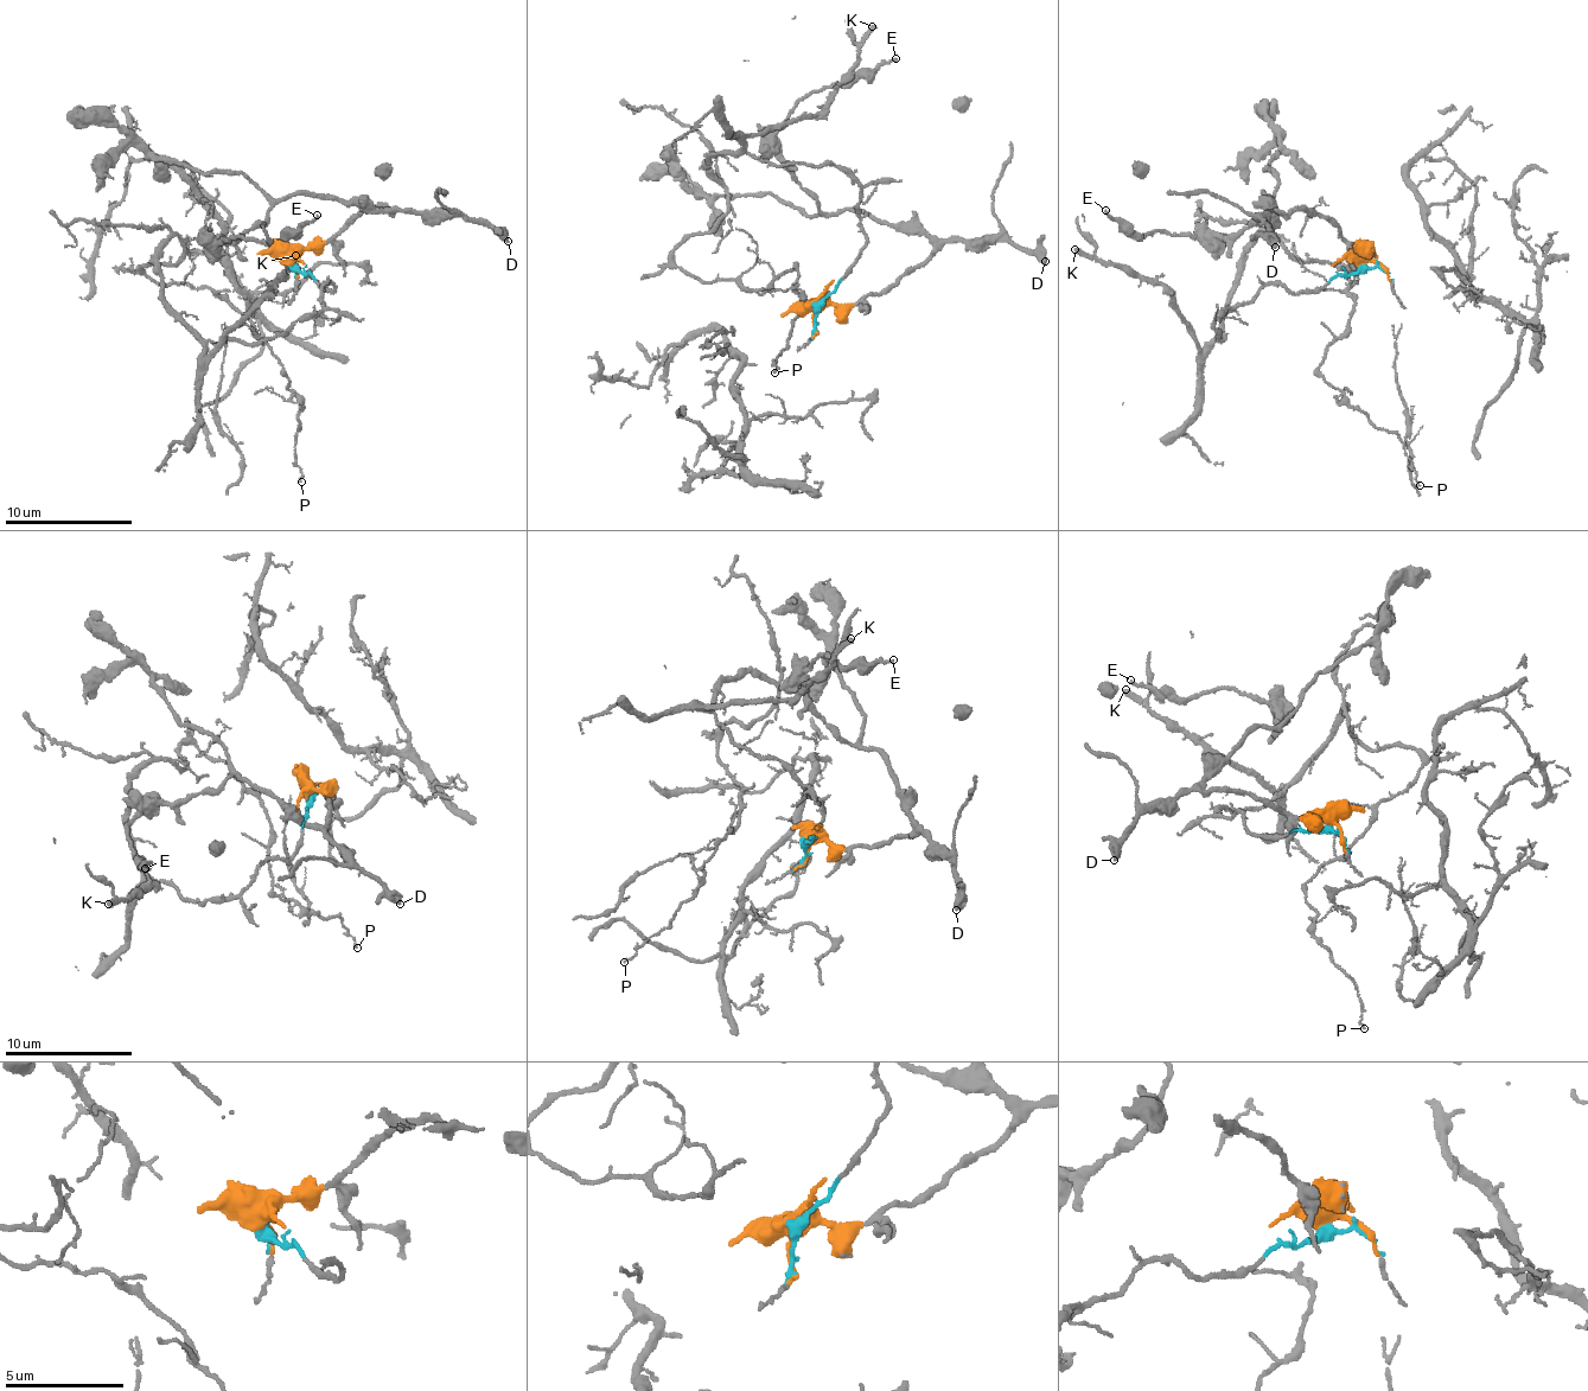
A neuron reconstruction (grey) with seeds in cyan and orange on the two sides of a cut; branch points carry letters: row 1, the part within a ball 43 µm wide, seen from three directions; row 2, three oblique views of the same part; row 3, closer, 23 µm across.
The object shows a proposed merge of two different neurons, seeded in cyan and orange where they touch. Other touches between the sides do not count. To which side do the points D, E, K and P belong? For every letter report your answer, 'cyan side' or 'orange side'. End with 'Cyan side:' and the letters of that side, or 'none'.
D: orange side
E: orange side
K: cyan side
P: cyan side
Cyan side: K, P

